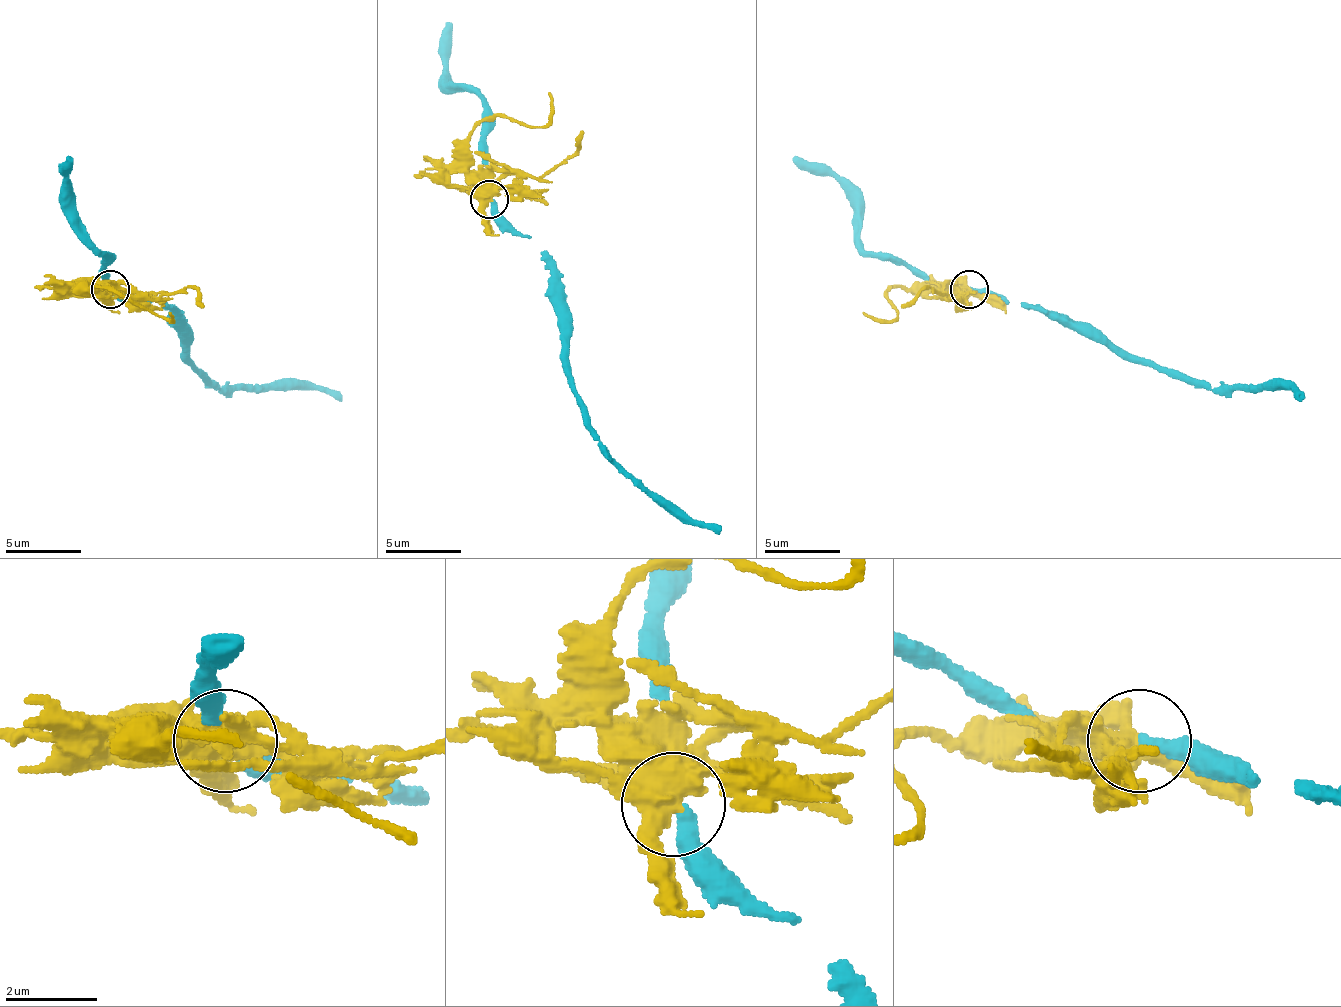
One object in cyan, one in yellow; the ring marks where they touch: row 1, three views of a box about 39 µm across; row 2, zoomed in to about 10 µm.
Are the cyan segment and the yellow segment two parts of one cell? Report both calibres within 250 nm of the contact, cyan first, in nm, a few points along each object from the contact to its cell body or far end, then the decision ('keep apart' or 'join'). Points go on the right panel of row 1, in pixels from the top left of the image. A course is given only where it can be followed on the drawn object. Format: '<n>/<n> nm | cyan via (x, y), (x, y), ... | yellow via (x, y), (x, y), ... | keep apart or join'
360/460 nm | cyan via (968, 290), (1022, 301), (1044, 313), (1082, 320), (1128, 351), (1215, 388), (1291, 388), (1302, 400) | yellow via (968, 290), (908, 290), (893, 286), (885, 294), (896, 316), (874, 320), (862, 313) | keep apart

